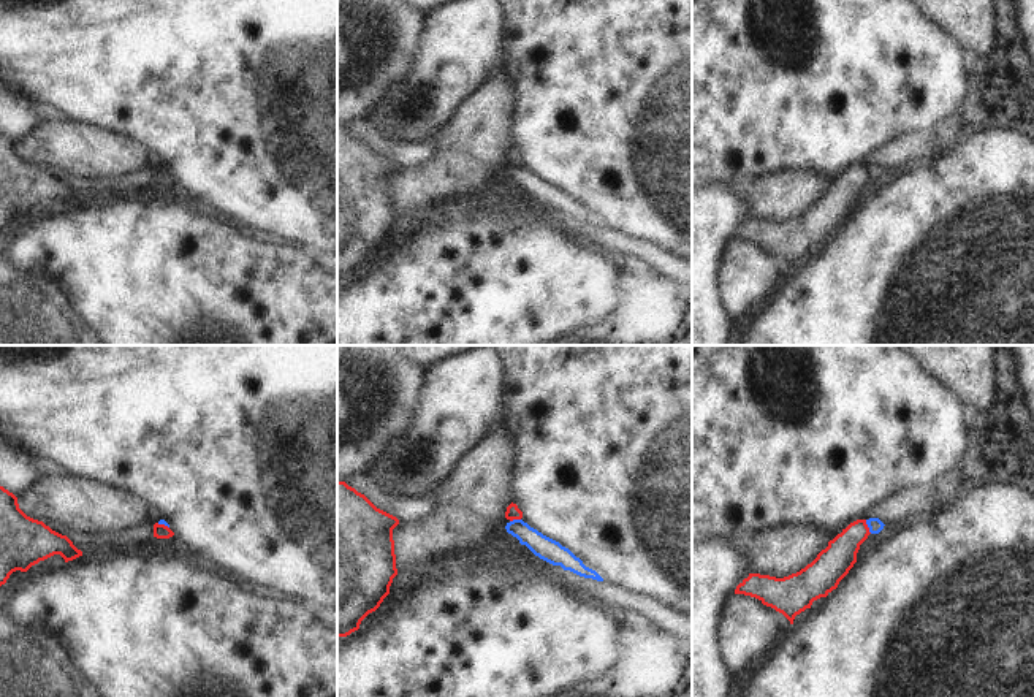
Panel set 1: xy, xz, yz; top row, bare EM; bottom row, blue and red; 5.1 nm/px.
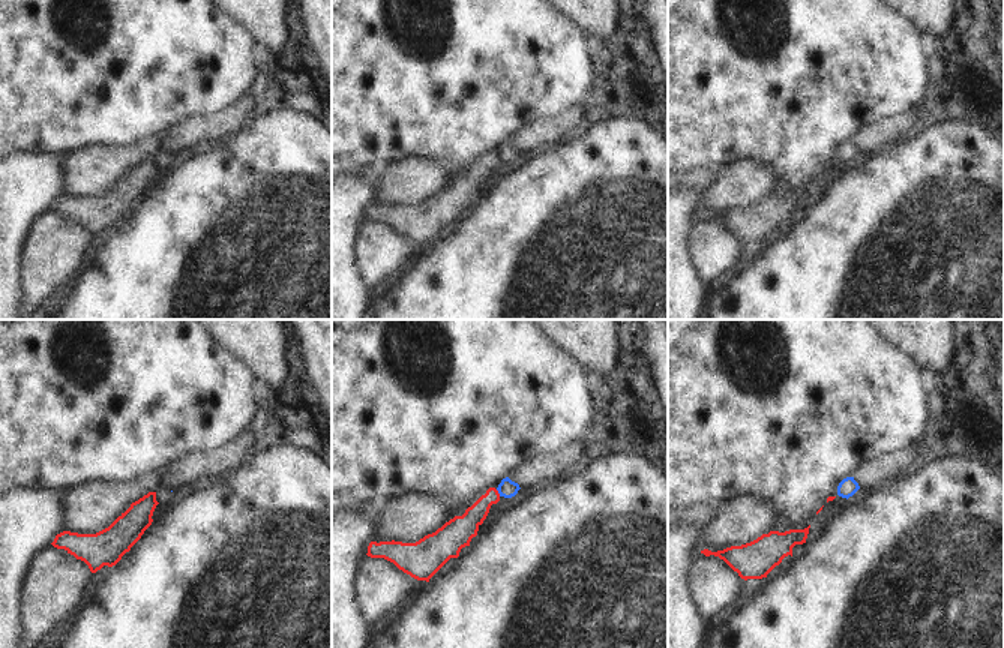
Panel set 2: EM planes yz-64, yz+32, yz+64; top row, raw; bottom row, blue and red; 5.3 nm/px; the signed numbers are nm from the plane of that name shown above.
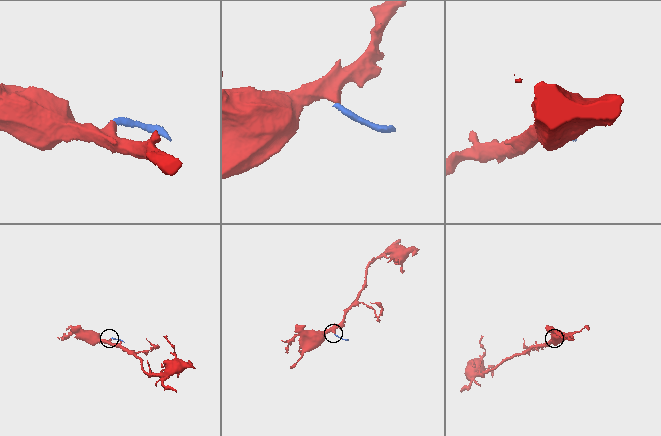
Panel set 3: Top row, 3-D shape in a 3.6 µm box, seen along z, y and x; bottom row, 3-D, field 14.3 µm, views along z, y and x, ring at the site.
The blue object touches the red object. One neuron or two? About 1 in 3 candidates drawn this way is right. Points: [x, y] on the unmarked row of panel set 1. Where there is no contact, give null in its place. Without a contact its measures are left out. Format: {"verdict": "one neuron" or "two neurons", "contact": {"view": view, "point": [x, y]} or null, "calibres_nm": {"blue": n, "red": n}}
{"verdict": "two neurons", "contact": {"view": "yz", "point": [868, 171]}, "calibres_nm": {"blue": 70, "red": 170}}

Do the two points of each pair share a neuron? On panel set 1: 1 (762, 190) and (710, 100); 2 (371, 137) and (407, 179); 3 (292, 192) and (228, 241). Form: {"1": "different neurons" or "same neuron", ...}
{"1": "different neurons", "2": "different neurons", "3": "different neurons"}

